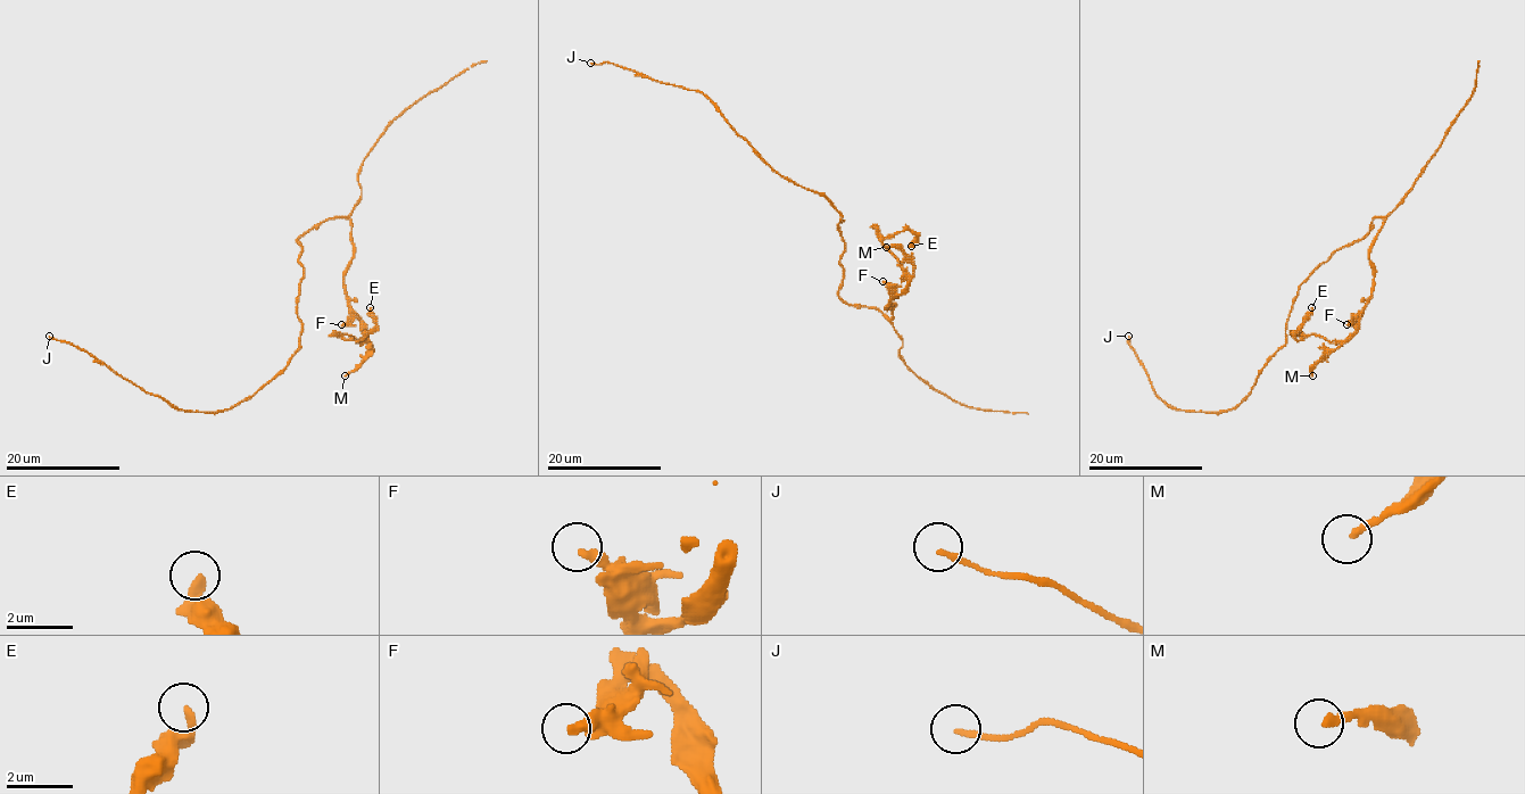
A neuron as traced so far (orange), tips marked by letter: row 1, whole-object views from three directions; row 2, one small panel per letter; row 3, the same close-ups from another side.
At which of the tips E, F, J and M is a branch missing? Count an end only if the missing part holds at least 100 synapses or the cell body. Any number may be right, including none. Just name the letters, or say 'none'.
none

